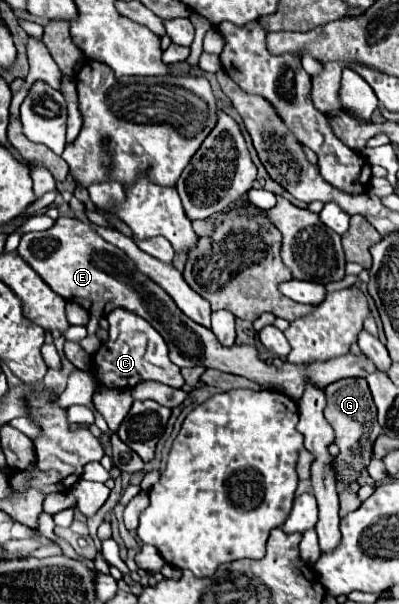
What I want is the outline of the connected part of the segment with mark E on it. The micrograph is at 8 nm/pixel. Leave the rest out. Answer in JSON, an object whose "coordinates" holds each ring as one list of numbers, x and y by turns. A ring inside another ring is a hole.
{"coordinates":[[58,218,56,224,44,232,28,232,22,234,20,246,16,250,36,272,38,276,62,298,76,302,84,306,90,312,88,322,88,336,96,334,98,320,104,318,114,308,126,308,144,320,148,320,166,340,170,350,170,360,184,366,204,366,214,368,220,372,230,372,244,376,258,384,272,384,280,386,284,394,290,398,300,398,304,392,306,380,310,380,316,386,328,386,336,380,350,378,350,376,362,376,366,378,376,368,366,356,352,356,346,354,342,358,332,358,326,362,312,362,306,366,294,366,284,362,284,366,268,366,258,358,258,350,254,346,230,346,224,348,212,334,210,328,198,326,194,320,190,320,176,304,174,300,148,276,136,270,132,260,118,250,116,246,108,244,104,238,100,238,88,224,78,222,78,218]]}

